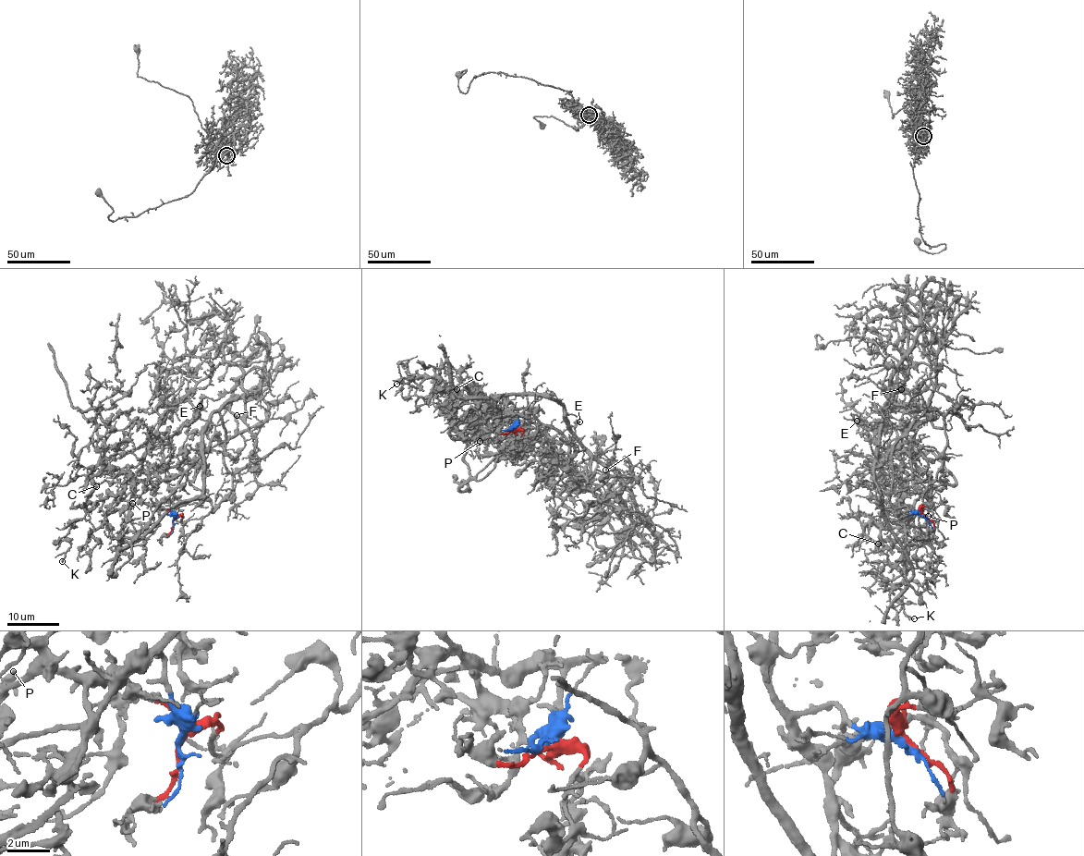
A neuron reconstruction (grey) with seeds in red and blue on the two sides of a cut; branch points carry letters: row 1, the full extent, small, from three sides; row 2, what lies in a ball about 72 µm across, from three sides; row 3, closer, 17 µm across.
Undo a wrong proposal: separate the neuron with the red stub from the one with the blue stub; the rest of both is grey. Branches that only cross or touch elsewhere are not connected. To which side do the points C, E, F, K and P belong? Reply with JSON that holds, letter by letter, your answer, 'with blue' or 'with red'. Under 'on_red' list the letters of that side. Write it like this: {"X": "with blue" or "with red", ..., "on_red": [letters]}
{"C": "with red", "E": "with blue", "F": "with blue", "K": "with red", "P": "with red", "on_red": ["C", "K", "P"]}

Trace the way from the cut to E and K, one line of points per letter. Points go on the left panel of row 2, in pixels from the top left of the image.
E: (174, 521), (167, 496), (183, 472), (207, 449), (212, 437), (227, 441), (216, 412), (203, 420), (200, 405)
K: (173, 521), (170, 510), (143, 502), (126, 480), (121, 493), (86, 507), (91, 508), (75, 521), (61, 562)

